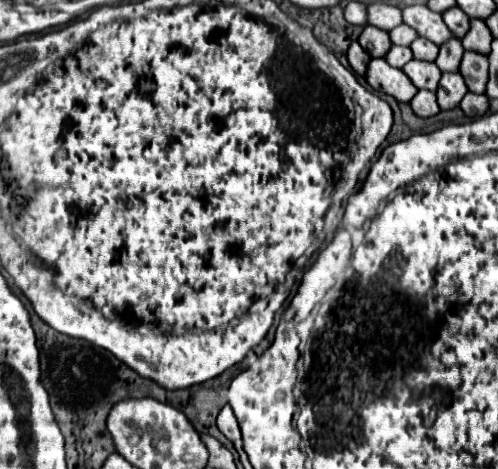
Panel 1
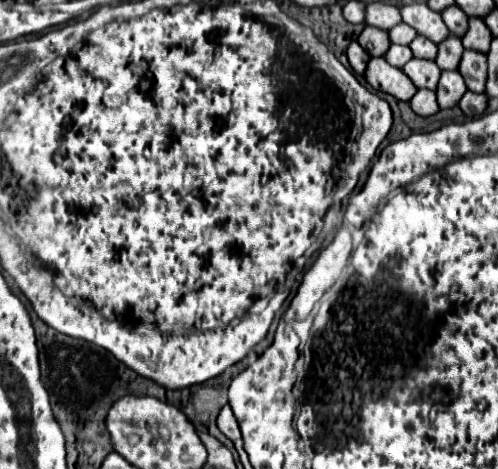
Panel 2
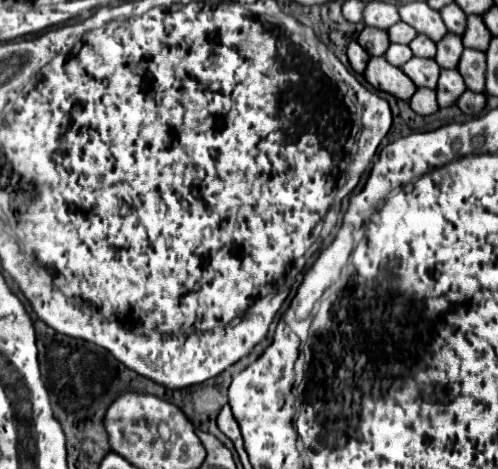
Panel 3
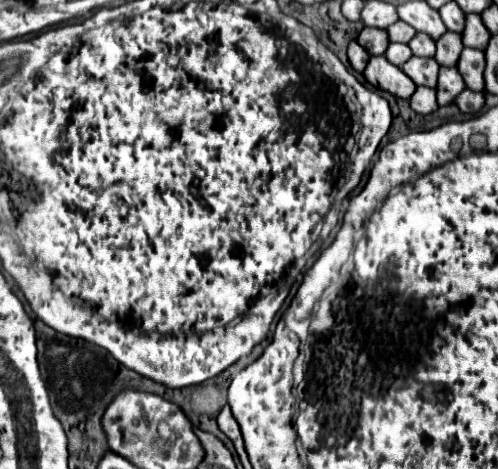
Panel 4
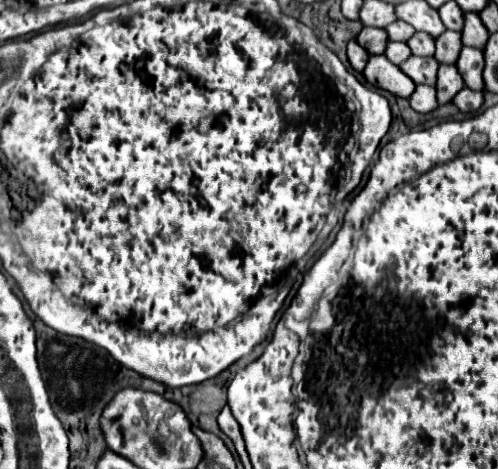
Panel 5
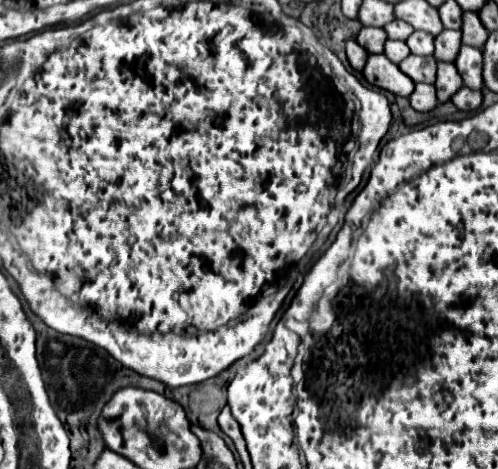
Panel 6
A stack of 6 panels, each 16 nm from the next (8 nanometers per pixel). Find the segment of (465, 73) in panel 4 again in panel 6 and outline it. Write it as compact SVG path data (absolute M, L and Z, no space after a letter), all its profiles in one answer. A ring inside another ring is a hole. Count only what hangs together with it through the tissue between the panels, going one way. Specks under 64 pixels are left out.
M462 44L454 64L468 88L472 90L482 88L482 52L478 48Z

